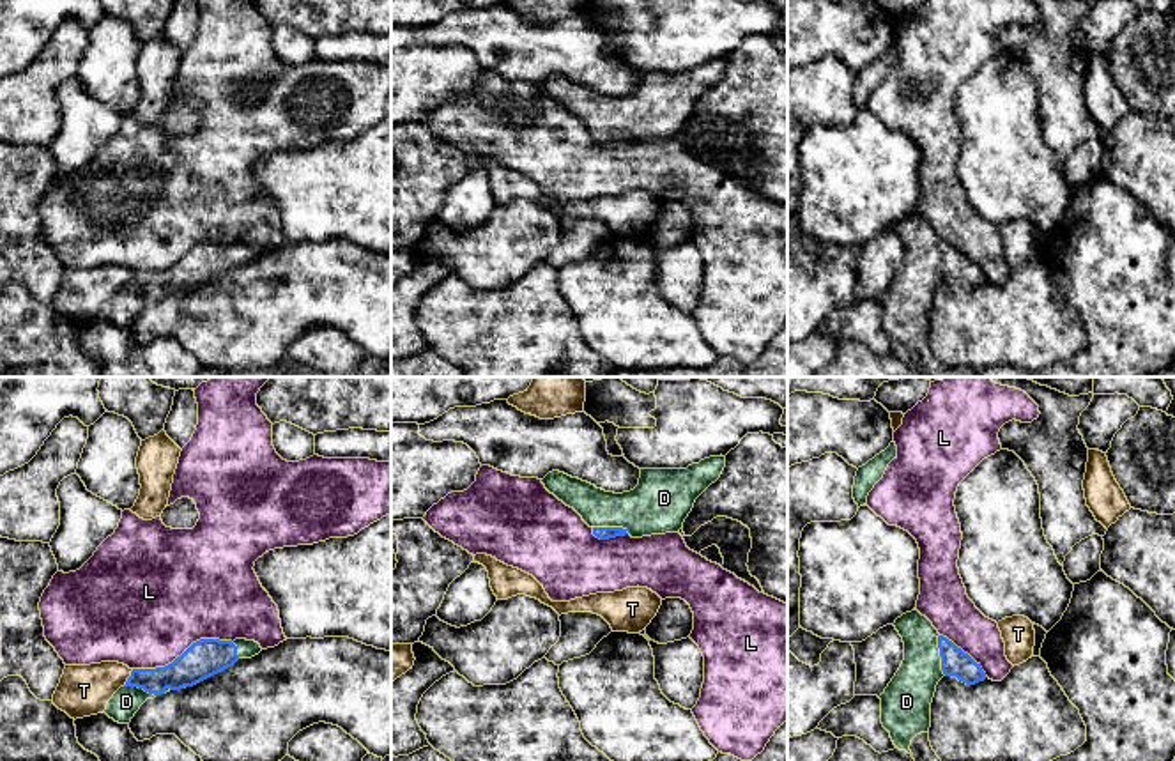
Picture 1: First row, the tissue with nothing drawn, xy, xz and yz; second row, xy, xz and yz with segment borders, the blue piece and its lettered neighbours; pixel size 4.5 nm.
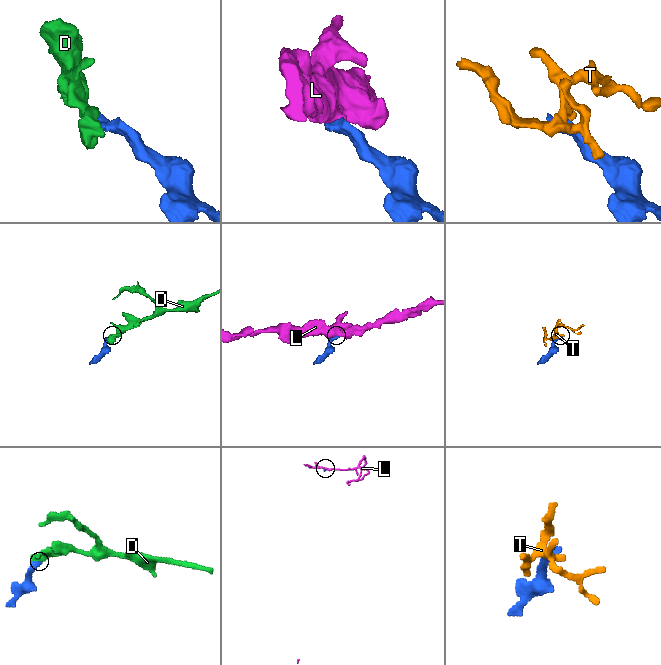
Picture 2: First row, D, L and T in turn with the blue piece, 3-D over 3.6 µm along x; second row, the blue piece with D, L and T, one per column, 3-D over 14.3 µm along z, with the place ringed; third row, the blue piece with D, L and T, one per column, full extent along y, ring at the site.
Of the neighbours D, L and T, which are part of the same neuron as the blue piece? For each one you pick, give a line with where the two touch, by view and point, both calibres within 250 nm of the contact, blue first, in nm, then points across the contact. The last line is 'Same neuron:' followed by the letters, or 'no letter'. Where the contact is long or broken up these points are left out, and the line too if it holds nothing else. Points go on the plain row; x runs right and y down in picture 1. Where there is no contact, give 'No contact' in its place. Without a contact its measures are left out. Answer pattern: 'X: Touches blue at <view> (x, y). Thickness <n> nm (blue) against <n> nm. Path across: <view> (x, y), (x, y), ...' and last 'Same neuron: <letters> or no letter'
D: Touches blue at yz (940, 259). Thickness 130 nm (blue) against 220 nm
Same neuron: D

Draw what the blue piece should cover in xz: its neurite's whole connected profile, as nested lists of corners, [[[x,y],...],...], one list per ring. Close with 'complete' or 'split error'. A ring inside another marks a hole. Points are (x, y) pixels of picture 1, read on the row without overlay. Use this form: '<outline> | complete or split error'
[[[710,60],[687,73],[641,73],[639,88],[623,97],[552,74],[541,87],[566,110],[573,111],[600,143],[630,138],[678,136],[695,103],[715,87],[726,60]]] | split error

